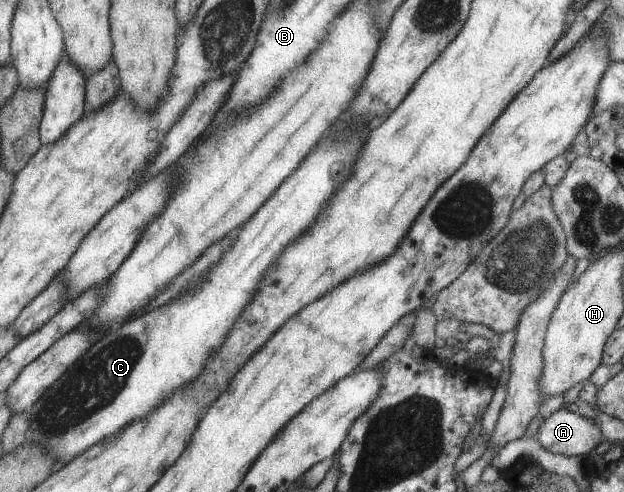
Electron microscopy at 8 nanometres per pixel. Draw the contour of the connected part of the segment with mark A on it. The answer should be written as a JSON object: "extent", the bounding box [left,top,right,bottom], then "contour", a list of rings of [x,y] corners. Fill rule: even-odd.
{"extent":[537,407,604,457],"contour":[[[562,407],[542,419],[537,433],[543,449],[564,456],[588,457],[588,453],[604,441],[594,421]]]}

